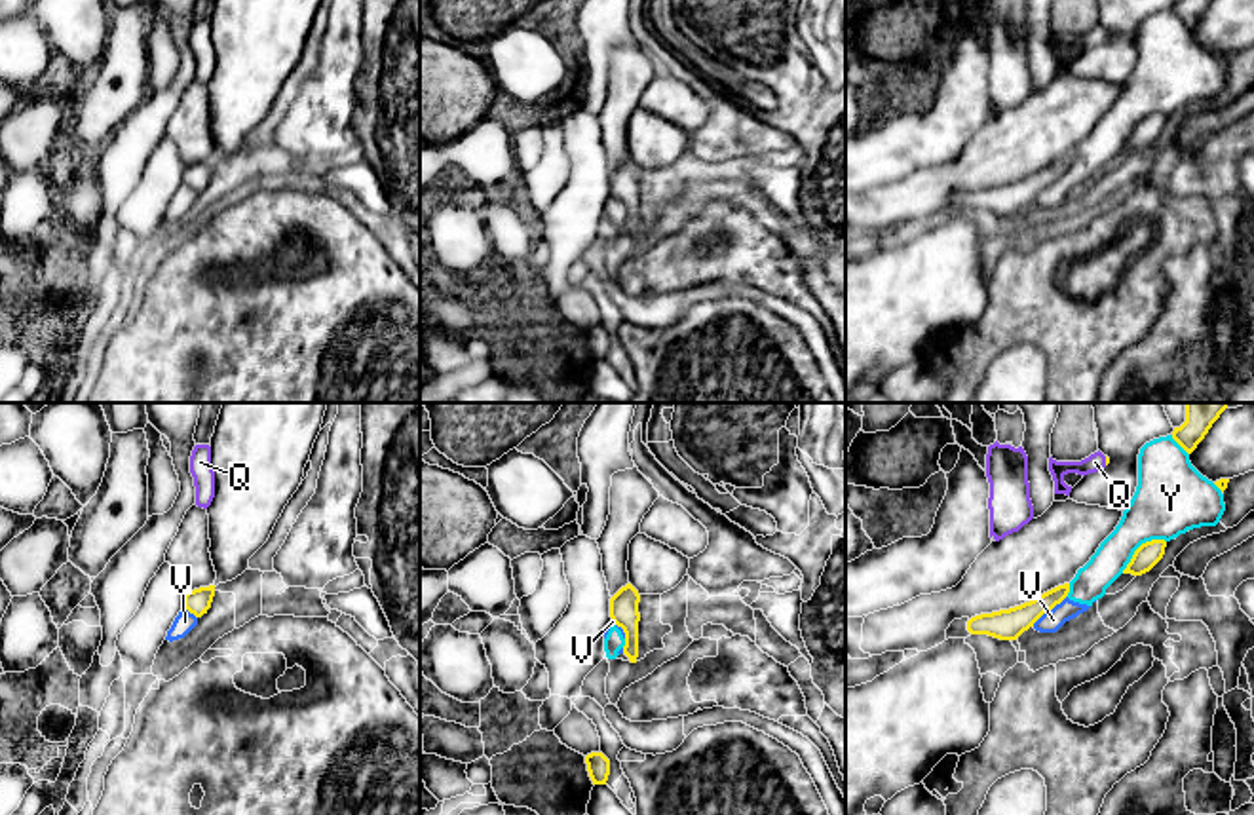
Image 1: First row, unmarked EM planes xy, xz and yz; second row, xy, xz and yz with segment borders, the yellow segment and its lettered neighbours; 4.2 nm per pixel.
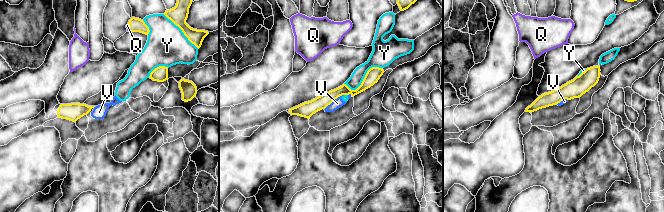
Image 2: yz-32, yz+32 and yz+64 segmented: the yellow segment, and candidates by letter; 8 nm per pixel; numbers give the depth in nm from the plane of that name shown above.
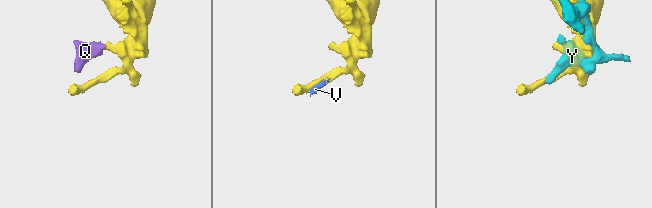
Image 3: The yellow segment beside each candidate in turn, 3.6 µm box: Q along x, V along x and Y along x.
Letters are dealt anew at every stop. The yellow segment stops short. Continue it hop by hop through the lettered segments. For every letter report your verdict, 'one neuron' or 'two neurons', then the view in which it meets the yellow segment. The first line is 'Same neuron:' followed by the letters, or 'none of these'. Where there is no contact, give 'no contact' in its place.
Same neuron: Q
Q: one neuron; meets yellow in yz
V: two neurons; meets yellow in yz
Y: two neurons; meets yellow in yz

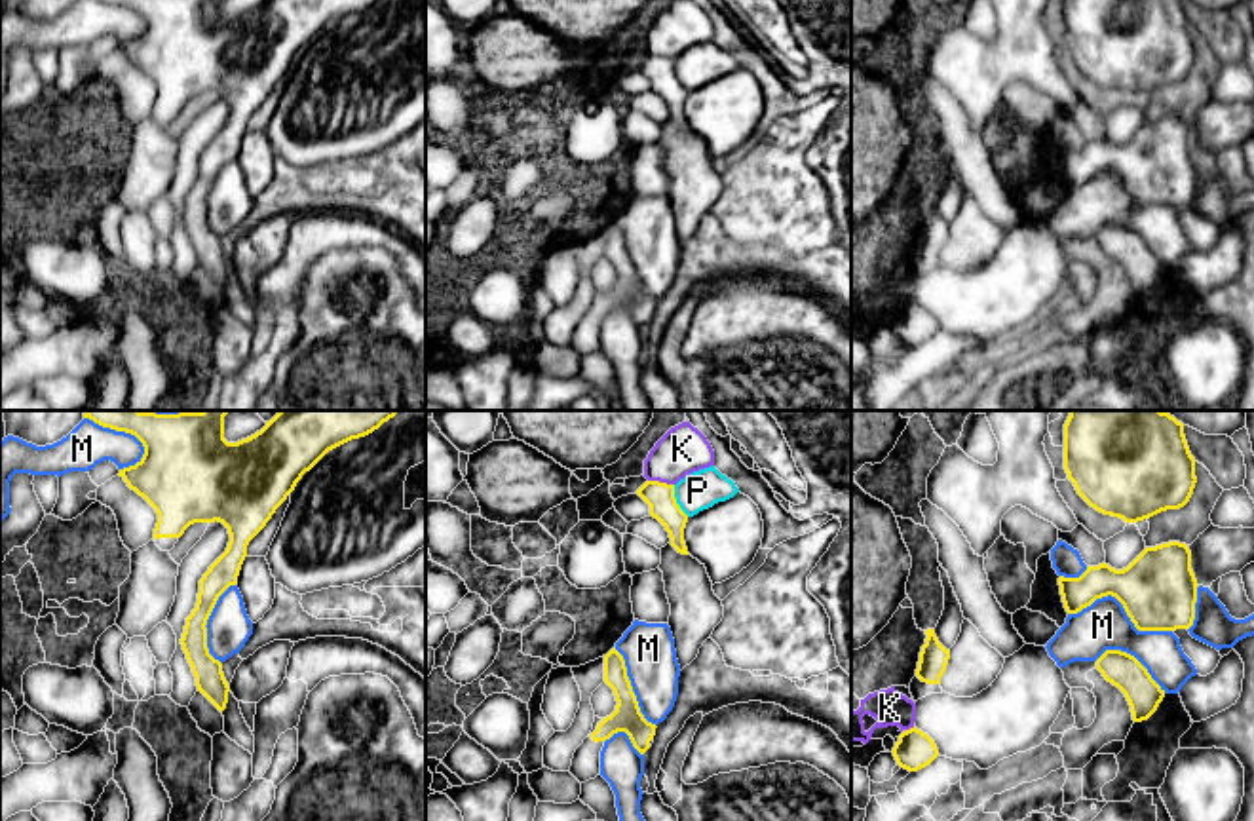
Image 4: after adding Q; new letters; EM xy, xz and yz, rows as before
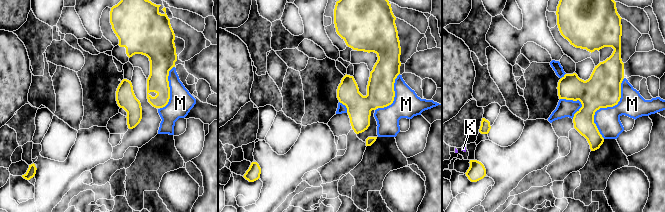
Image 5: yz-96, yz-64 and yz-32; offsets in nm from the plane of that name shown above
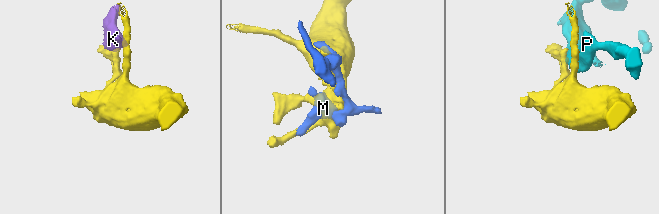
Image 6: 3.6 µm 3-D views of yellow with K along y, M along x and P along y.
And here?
Same neuron: none of these
K: two neurons; meets yellow in xz
M: two neurons; meets yellow in yz
P: two neurons; meets yellow in xz

